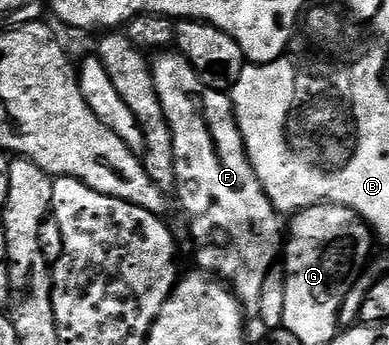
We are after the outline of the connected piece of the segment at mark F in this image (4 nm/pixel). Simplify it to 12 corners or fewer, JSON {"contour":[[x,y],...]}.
{"contour":[[182,55],[151,72],[198,270],[246,318],[285,243],[235,120]]}

